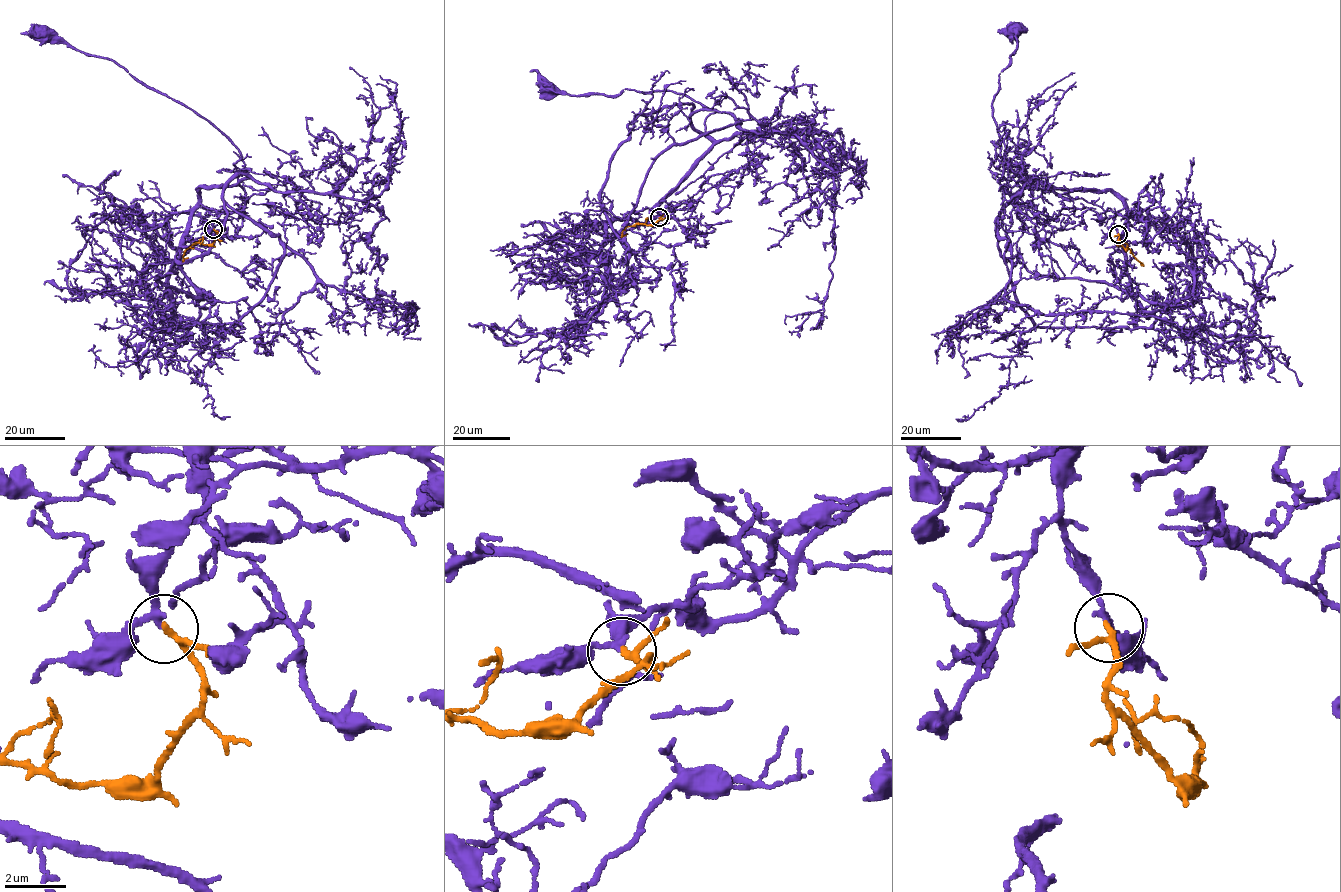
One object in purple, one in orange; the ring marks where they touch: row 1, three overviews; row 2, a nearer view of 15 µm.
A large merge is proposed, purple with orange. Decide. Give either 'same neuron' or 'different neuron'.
same neuron

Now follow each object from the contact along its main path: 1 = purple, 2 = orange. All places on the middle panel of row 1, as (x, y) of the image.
1: (658, 217), (712, 144), (705, 120), (716, 109), (671, 91), (547, 87)
2: (658, 217), (661, 218), (653, 225), (636, 224), (625, 228), (622, 234), (627, 234)

